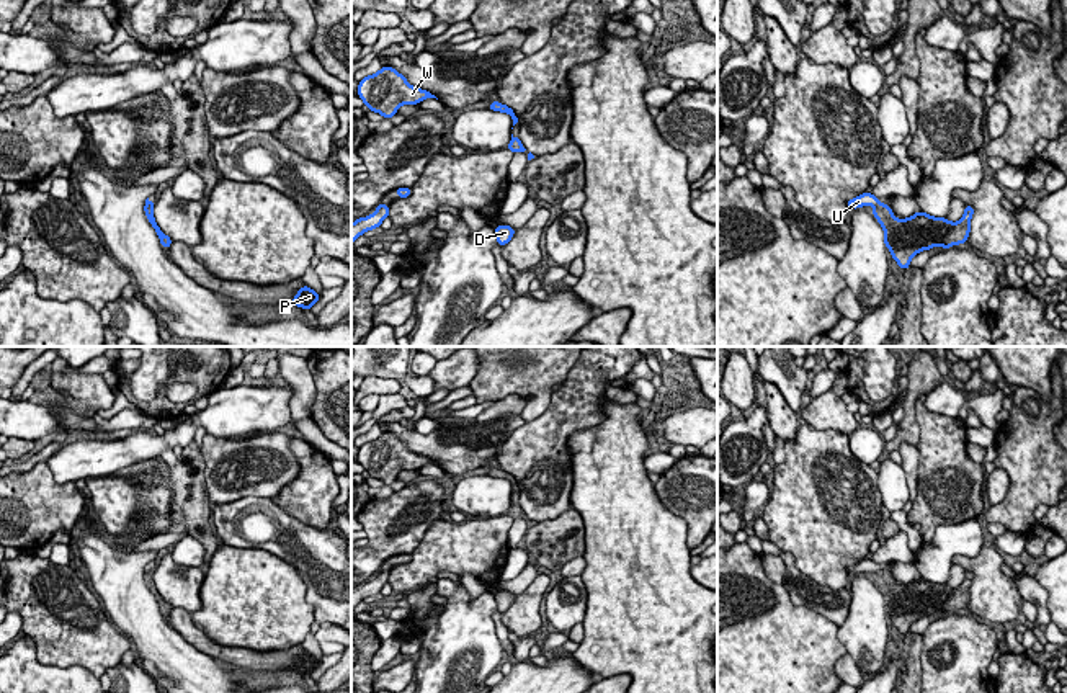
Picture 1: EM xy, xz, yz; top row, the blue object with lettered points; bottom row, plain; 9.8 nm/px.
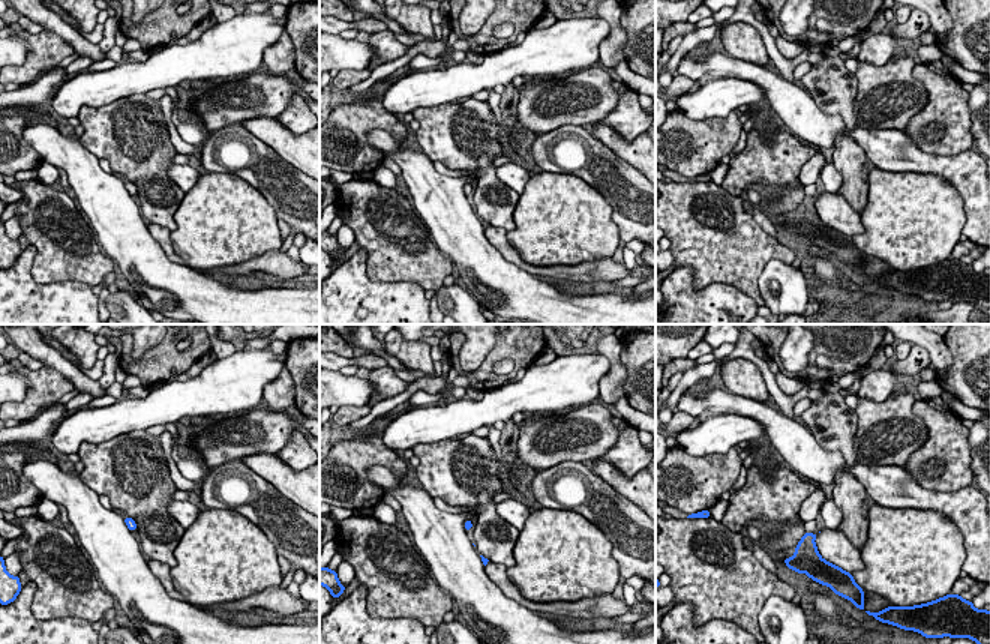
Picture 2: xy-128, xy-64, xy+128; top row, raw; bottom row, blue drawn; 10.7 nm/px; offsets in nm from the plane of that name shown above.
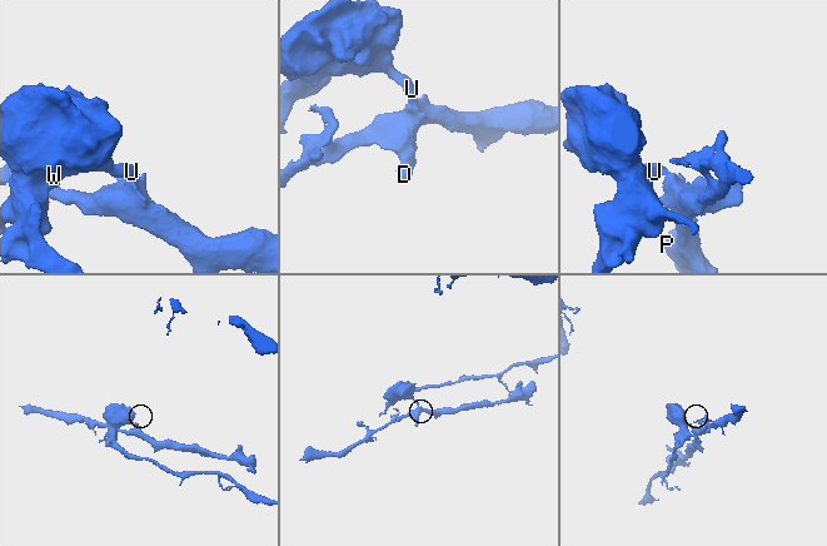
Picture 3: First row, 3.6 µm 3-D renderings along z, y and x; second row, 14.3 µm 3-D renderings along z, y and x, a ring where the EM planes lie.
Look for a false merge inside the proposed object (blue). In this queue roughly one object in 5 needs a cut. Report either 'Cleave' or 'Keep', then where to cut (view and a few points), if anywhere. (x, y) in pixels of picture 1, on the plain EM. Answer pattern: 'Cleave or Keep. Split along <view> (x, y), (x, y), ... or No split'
Keep. No split

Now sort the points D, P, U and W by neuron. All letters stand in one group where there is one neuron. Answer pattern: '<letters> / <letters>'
D P U W

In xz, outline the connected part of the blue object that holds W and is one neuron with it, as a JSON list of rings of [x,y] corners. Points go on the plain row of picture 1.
[[[387,431],[358,449],[358,463],[384,485],[391,485],[402,471],[418,471],[426,464],[436,464],[428,456],[412,453],[402,440]]]

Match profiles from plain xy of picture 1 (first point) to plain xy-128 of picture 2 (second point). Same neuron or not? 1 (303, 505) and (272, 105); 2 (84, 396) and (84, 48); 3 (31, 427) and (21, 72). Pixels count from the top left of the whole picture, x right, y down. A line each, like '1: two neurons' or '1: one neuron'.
1: two neurons
2: two neurons
3: two neurons

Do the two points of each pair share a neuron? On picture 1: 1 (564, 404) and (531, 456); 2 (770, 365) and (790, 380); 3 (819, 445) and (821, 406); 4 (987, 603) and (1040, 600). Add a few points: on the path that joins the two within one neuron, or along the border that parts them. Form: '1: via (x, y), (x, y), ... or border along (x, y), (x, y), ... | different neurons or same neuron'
1: via (564, 417), (541, 443) | same neuron
2: via (775, 365), (785, 375) | same neuron
3: border along (806, 422), (821, 430), (839, 430), (848, 435) | different neurons
4: border along (1007, 576), (1013, 581), (1023, 599) | different neurons

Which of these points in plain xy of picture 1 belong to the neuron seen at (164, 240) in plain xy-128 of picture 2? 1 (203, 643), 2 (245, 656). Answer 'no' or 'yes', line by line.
1: yes
2: yes

